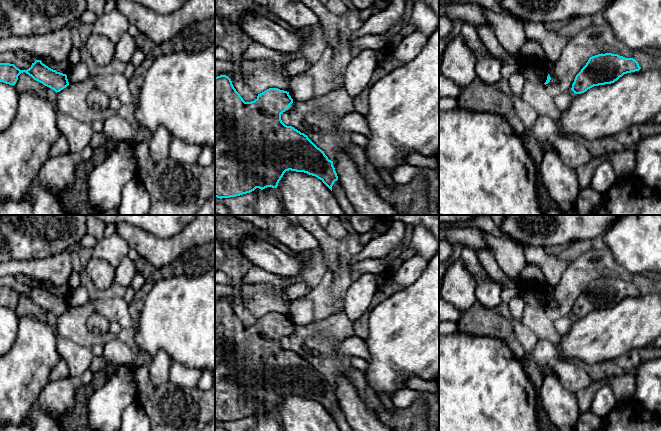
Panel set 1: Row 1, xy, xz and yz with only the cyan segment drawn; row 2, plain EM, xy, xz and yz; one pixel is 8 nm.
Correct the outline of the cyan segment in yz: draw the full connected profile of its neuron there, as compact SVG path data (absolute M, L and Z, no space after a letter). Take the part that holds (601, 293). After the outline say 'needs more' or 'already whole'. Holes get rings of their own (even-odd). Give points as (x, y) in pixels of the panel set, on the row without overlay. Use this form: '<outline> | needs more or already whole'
M605 277L589 282L586 289L576 299L571 314L581 318L588 313L617 305L624 298L639 295L641 291L633 282Z | already whole

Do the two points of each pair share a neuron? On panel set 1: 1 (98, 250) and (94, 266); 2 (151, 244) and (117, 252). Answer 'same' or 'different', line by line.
1: different
2: different

